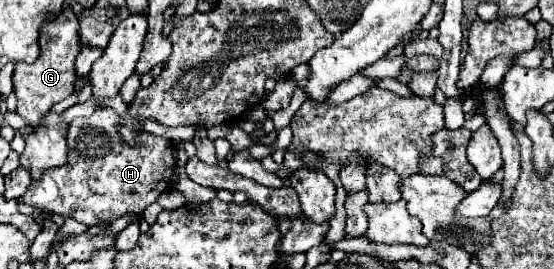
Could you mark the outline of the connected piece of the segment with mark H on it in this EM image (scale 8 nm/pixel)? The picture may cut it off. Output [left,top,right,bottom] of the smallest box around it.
[20,107,176,225]

